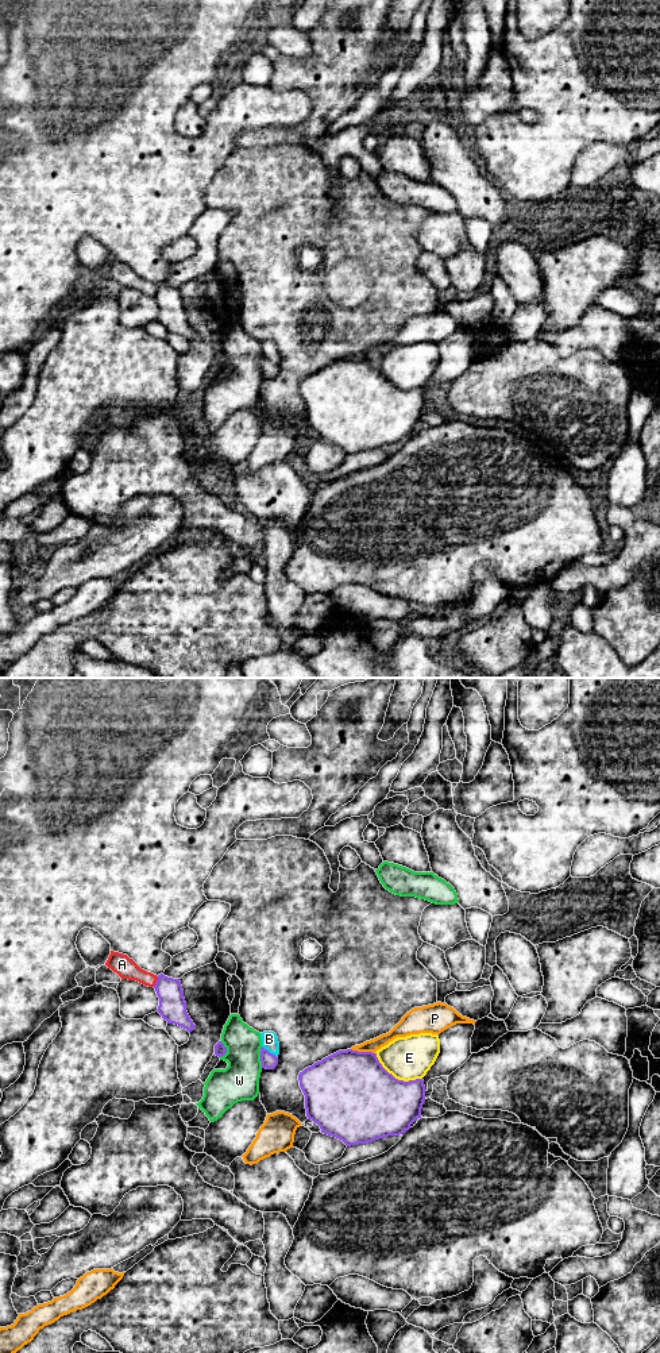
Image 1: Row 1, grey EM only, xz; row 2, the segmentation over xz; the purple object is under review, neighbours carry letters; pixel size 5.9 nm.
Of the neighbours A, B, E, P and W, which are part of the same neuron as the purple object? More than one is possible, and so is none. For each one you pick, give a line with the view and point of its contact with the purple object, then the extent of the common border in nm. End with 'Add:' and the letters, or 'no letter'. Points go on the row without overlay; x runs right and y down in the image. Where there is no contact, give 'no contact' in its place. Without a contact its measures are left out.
E: xz (394, 386) | 320 nm
Add: E

